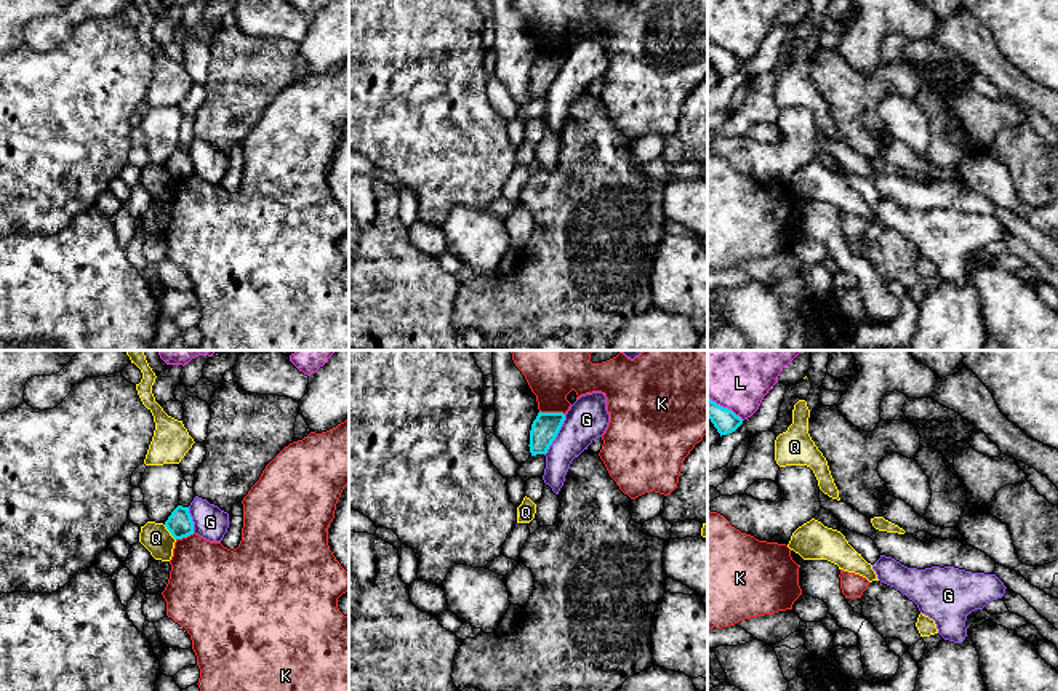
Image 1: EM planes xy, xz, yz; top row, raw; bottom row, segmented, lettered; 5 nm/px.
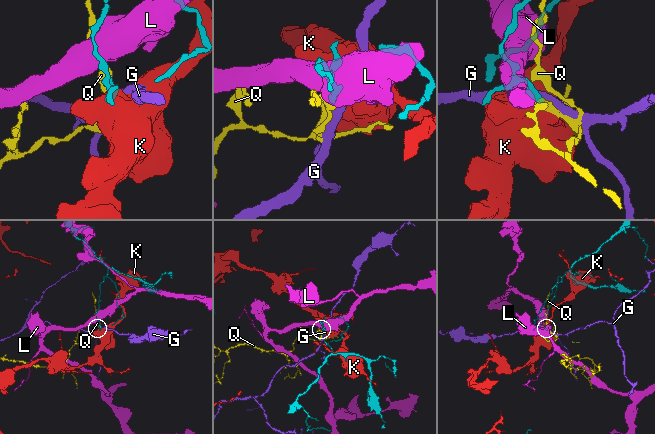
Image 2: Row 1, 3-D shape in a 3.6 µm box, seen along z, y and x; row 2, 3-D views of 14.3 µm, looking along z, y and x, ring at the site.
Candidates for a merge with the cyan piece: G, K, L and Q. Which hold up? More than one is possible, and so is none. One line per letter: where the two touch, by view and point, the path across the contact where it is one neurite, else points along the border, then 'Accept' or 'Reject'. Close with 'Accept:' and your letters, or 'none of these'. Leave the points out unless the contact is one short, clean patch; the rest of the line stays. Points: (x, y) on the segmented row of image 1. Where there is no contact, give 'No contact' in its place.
G: Touches cyan at xz (556, 435). Boundary: xz (565, 415), (556, 439), (545, 455). Reject
K: Touches cyan at xz (553, 413). Reject
L: Touches cyan at yz (725, 408). Reject
Q: Touches cyan at xy (170, 531). Boundary: xy (164, 525), (175, 539). Reject
Accept: none of these

